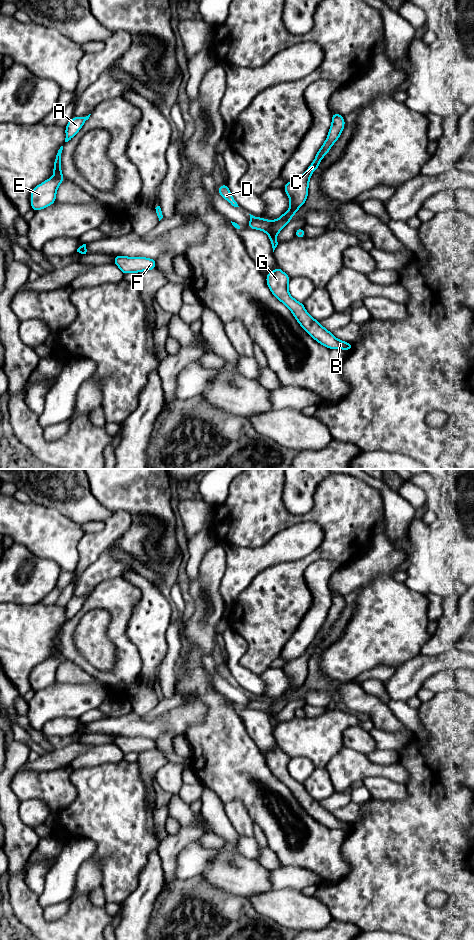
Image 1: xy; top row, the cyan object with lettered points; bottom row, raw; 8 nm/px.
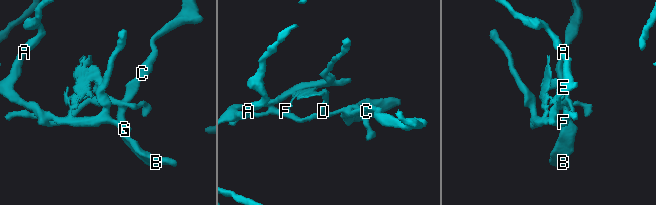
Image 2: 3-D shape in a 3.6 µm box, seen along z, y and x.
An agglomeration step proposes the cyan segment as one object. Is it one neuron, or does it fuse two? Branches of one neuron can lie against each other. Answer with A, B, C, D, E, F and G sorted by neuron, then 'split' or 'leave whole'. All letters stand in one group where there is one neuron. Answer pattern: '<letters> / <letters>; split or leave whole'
A D E F / B C G; split

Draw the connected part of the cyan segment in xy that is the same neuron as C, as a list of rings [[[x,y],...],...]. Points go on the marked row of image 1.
[[[332,113],[332,125],[329,129],[328,136],[326,141],[323,143],[320,150],[317,152],[315,156],[315,160],[311,163],[305,173],[288,182],[285,186],[283,186],[284,191],[287,193],[290,199],[290,208],[287,212],[285,212],[282,216],[280,216],[277,220],[272,221],[271,228],[266,232],[269,235],[270,242],[273,248],[273,252],[278,245],[276,236],[277,234],[290,222],[293,215],[298,212],[298,208],[303,206],[307,196],[308,196],[308,184],[311,175],[315,169],[319,170],[319,162],[323,159],[323,157],[329,152],[329,149],[333,146],[336,140],[340,137],[345,121],[344,117],[337,114]]]

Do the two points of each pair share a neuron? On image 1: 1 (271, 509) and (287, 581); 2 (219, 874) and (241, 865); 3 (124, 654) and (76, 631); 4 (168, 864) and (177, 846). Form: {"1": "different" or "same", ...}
{"1": "same", "2": "same", "3": "same", "4": "same"}

